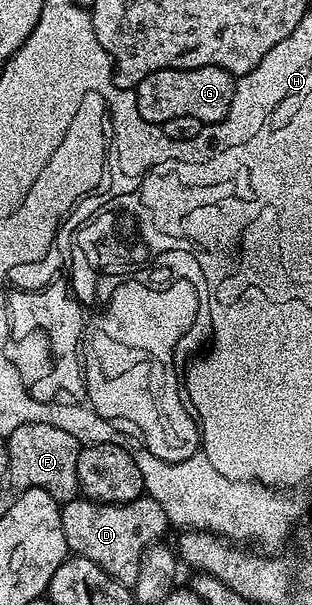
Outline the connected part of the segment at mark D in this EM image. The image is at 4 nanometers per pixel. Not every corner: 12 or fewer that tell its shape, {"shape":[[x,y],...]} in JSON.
{"shape":[[161,499],[61,504],[67,548],[128,588],[168,528]]}

